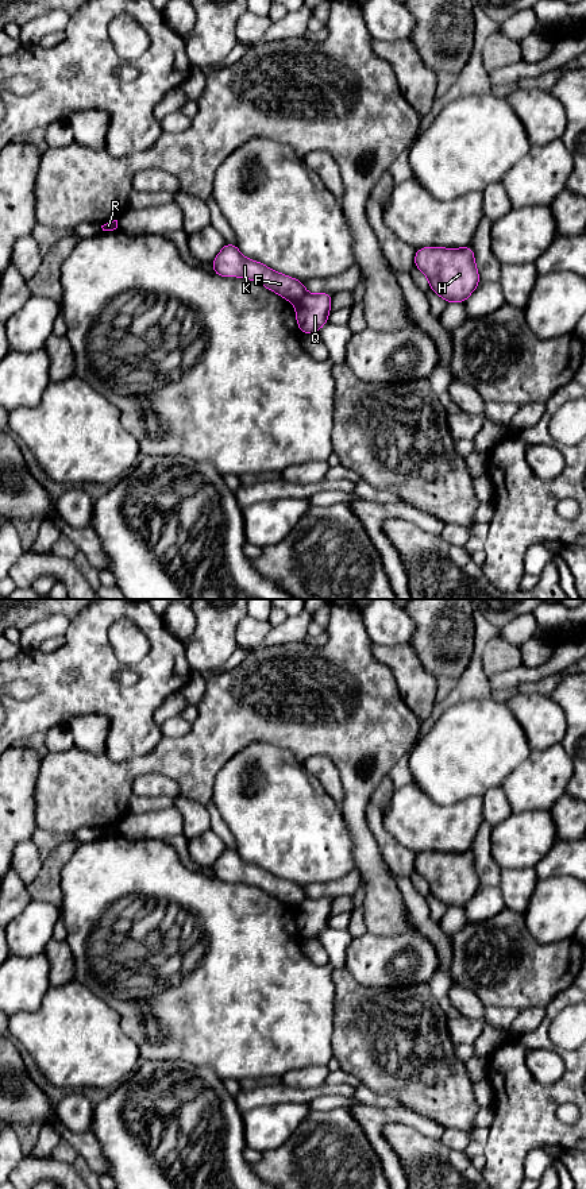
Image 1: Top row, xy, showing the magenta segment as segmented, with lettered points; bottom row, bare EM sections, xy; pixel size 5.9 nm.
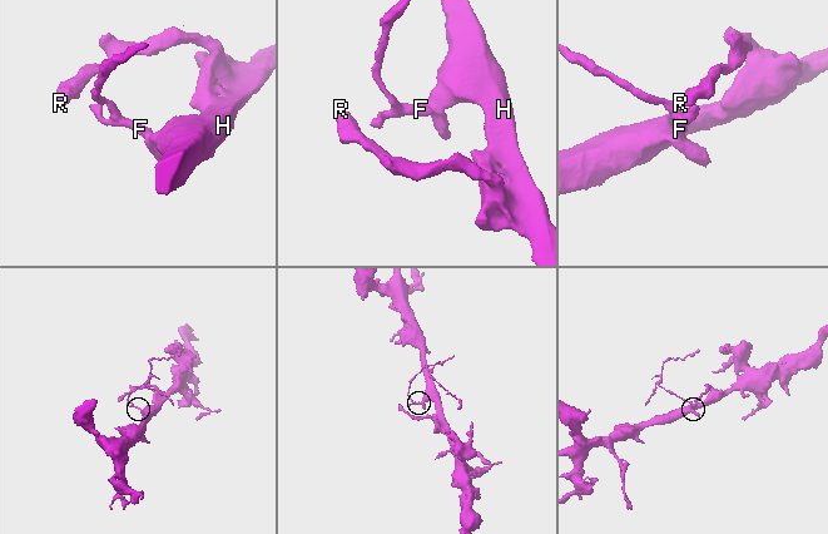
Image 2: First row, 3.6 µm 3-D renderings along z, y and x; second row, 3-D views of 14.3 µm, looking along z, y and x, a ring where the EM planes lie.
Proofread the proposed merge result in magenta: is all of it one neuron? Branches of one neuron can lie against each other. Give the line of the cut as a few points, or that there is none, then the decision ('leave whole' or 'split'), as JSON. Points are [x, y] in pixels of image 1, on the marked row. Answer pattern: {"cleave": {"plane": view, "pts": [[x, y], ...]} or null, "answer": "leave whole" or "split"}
{"cleave": {"plane": "xy", "pts": [[307, 293], [295, 304]]}, "answer": "split"}

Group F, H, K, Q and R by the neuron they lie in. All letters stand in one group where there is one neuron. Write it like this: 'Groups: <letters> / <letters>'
Groups: F K / H Q R

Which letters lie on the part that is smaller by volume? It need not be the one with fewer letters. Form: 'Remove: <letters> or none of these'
Remove: F, K

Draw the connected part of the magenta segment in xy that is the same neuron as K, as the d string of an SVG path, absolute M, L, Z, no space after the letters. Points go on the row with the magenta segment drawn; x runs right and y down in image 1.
M225 243L219 255L212 260L212 265L213 274L221 277L242 277L259 282L292 304L296 304L307 294L304 282L275 273L261 262L244 258L238 246L231 243Z

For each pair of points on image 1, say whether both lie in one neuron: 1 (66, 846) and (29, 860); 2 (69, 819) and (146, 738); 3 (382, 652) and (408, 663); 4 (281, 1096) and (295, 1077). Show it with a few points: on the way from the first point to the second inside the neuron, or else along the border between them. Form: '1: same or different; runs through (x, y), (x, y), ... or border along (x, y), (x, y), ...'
1: different; border along (43, 860), (39, 873), (27, 884)
2: different; border along (153, 748), (120, 761), (112, 761), (105, 755)
3: same; runs through (389, 656), (401, 659)
4: different; border along (280, 1081), (296, 1088), (322, 1085)

